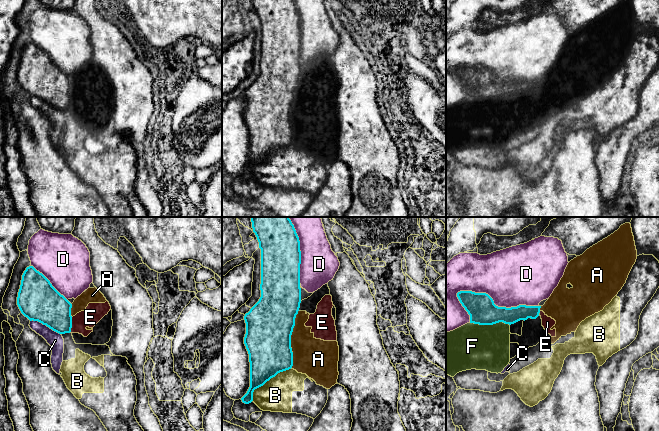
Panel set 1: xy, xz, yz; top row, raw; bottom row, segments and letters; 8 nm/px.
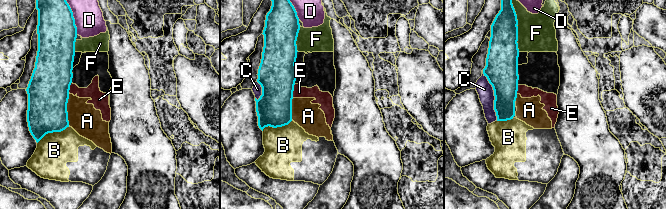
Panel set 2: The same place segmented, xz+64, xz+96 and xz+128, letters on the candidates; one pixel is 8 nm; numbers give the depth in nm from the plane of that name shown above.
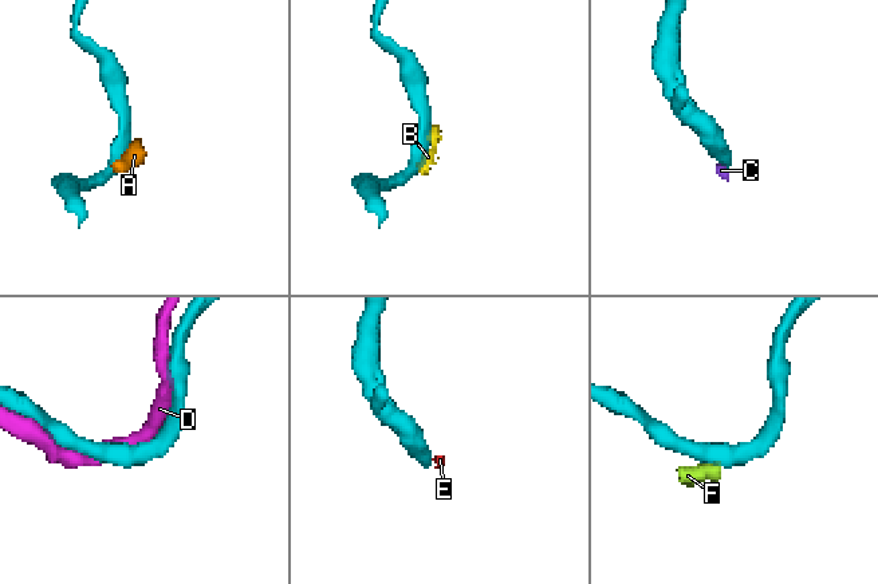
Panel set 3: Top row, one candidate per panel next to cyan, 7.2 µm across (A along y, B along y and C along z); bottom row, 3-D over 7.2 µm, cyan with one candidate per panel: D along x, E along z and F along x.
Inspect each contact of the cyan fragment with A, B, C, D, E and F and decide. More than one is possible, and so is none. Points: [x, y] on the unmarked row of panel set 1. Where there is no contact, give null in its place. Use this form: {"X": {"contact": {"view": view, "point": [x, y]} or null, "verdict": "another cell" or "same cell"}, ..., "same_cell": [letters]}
{"A": {"contact": {"view": "xz", "point": [290, 115]}, "verdict": "another cell"}, "B": {"contact": {"view": "xz", "point": [267, 156]}, "verdict": "another cell"}, "C": {"contact": {"view": "xy", "point": [45, 100]}, "verdict": "another cell"}, "D": {"contact": {"view": "yz", "point": [495, 81]}, "verdict": "another cell"}, "E": {"contact": {"view": "xy", "point": [71, 100]}, "verdict": "another cell"}, "F": {"contact": {"view": "yz", "point": [490, 100]}, "verdict": "another cell"}, "same_cell": []}

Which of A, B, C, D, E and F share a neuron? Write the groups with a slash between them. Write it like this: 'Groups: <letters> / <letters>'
Groups: A E F / B C / D

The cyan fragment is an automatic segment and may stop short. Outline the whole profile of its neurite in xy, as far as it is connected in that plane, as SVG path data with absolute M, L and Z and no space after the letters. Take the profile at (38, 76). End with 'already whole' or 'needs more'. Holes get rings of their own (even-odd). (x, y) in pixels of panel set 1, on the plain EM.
M33 42L22 51L17 81L30 97L38 97L59 110L71 108L72 80Z; already whole

